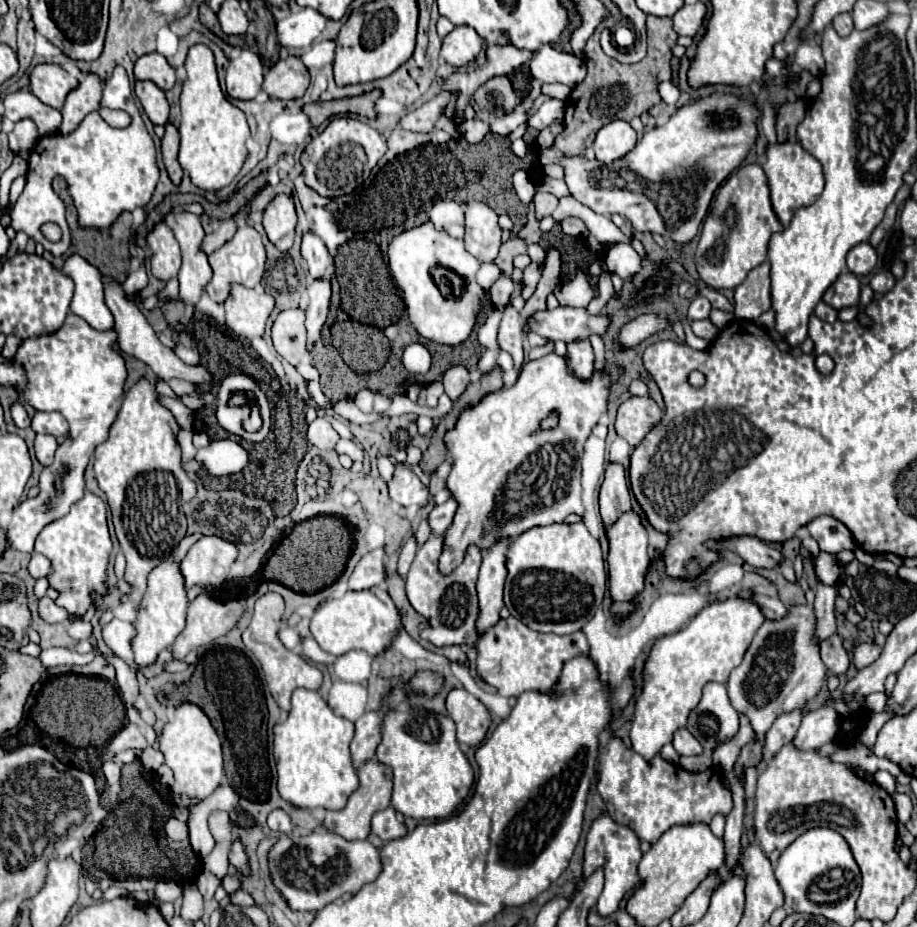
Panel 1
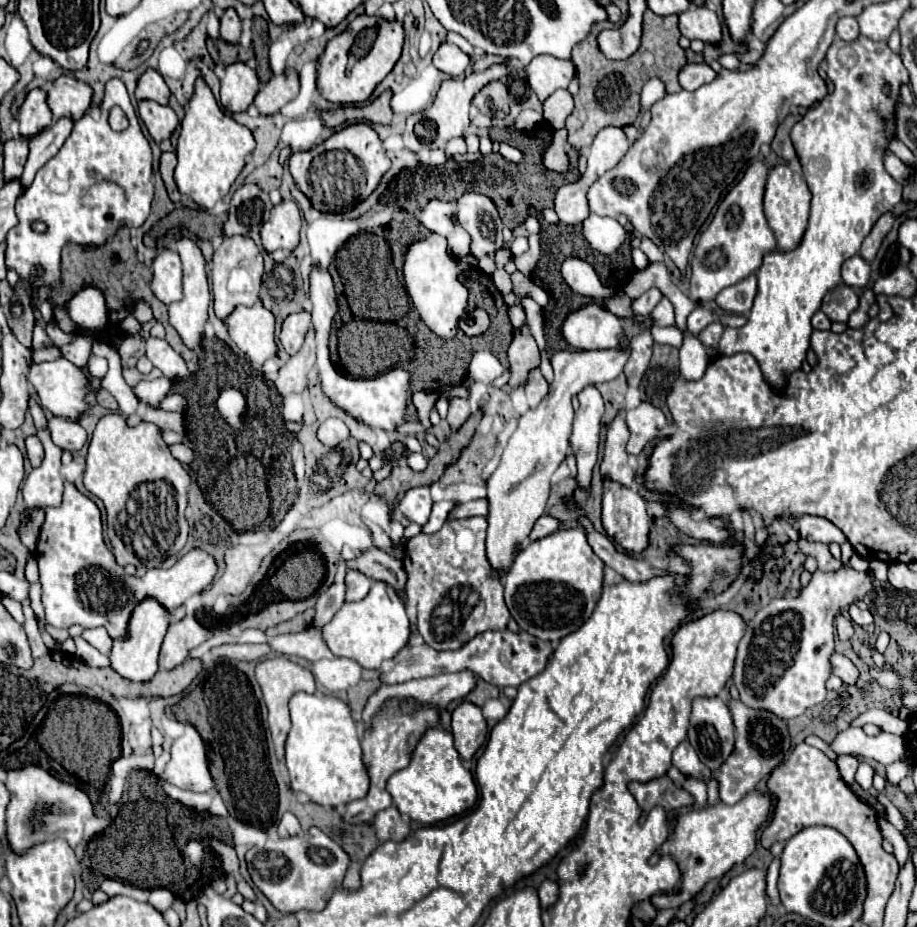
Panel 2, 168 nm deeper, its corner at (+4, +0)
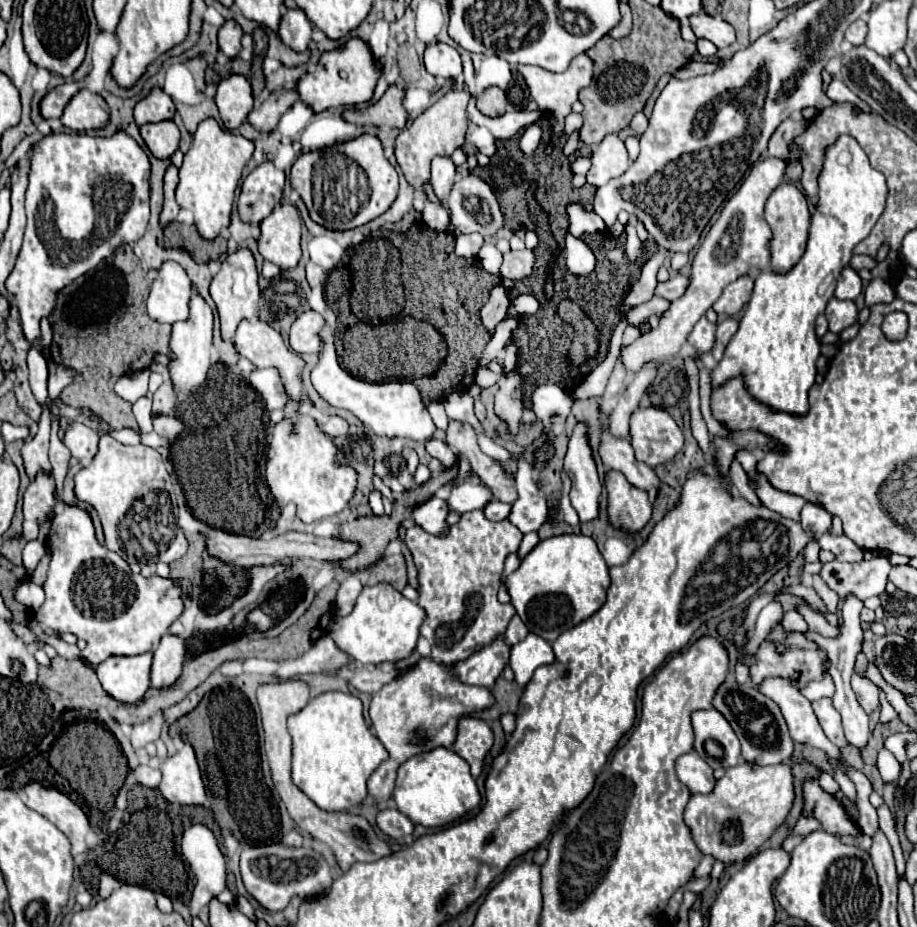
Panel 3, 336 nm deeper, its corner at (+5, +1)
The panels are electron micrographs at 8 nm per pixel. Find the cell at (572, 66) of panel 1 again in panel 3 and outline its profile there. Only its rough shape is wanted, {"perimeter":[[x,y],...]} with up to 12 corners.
{"perimeter":[[589,55],[563,73],[515,65],[543,113],[563,121],[593,79]]}

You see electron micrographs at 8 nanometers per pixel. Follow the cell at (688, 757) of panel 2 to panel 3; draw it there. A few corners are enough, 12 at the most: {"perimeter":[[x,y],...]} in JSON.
{"perimeter":[[695,751],[677,759],[677,777],[693,795],[711,793],[713,769]]}

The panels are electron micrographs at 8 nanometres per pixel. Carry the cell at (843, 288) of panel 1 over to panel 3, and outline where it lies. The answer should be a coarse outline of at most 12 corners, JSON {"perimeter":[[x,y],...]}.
{"perimeter":[[833,297],[825,317],[841,333],[857,321],[855,303]]}

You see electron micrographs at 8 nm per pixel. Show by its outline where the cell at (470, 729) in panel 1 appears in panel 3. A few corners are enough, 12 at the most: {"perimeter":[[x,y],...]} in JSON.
{"perimeter":[[463,717],[453,751],[483,773],[493,747],[491,727]]}

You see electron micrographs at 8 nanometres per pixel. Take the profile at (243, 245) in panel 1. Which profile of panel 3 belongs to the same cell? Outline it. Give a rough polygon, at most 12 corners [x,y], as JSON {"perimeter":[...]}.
{"perimeter":[[249,249],[227,255],[211,283],[221,339],[233,341],[261,297]]}

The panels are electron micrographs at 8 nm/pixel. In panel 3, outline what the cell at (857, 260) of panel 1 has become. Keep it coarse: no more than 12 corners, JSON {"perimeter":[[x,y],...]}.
{"perimeter":[[851,267],[841,271],[835,297],[853,301],[863,289],[861,277]]}

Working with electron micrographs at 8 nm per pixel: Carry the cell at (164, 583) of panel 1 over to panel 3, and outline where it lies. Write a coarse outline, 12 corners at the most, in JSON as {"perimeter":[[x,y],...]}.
{"perimeter":[[153,653],[97,667],[109,697],[135,705],[149,689]]}

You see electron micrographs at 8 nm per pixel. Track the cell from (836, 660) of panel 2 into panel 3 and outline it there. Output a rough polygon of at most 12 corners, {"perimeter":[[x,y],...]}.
{"perimeter":[[853,675],[853,691],[865,713],[879,707],[873,681]]}

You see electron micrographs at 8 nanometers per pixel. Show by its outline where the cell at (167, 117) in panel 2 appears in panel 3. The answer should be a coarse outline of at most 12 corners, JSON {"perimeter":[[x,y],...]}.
{"perimeter":[[173,121],[141,127],[141,137],[157,159],[171,159],[179,149]]}

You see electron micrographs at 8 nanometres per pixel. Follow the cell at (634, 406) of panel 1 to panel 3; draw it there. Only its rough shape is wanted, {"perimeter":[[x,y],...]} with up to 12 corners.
{"perimeter":[[663,409],[631,415],[631,445],[649,467],[671,461],[683,431]]}

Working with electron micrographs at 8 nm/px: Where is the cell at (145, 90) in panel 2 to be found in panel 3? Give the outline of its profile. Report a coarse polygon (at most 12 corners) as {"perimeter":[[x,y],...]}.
{"perimeter":[[161,89],[137,103],[135,123],[175,117],[175,105]]}

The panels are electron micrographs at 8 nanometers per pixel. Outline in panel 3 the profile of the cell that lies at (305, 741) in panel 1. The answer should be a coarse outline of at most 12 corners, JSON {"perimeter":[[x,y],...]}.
{"perimeter":[[351,693],[289,717],[293,783],[355,811],[387,759]]}

